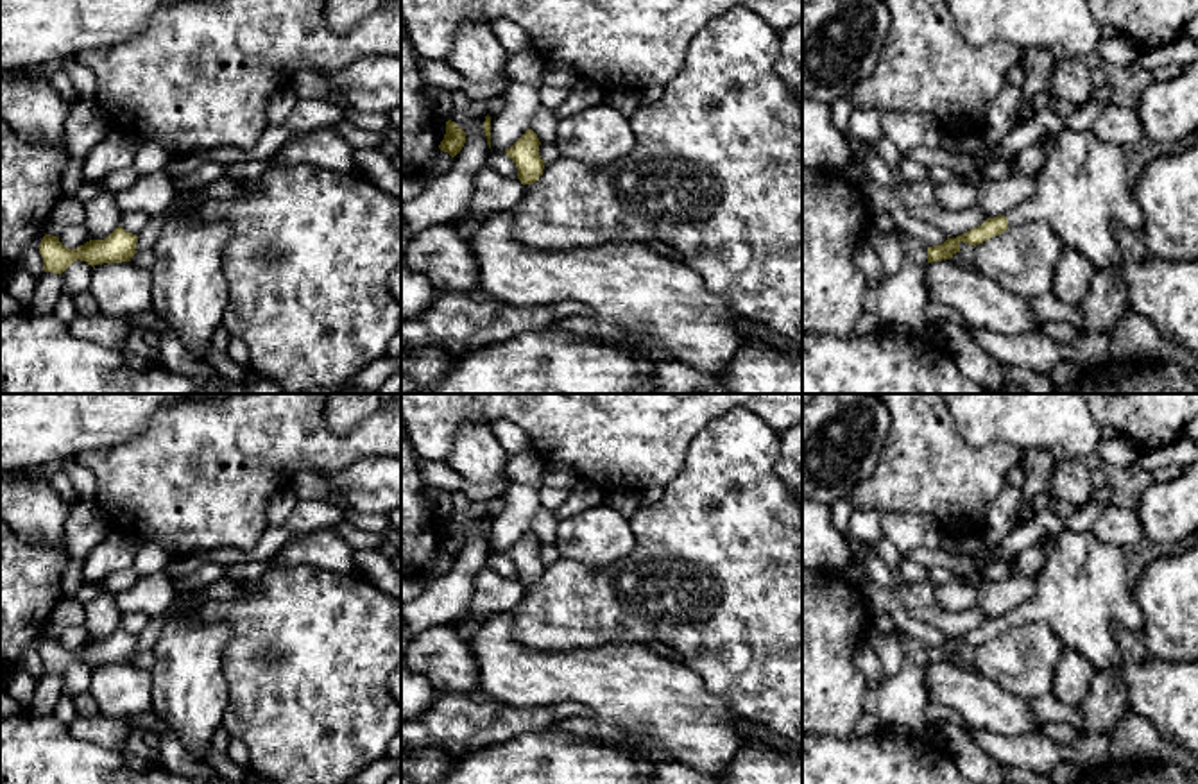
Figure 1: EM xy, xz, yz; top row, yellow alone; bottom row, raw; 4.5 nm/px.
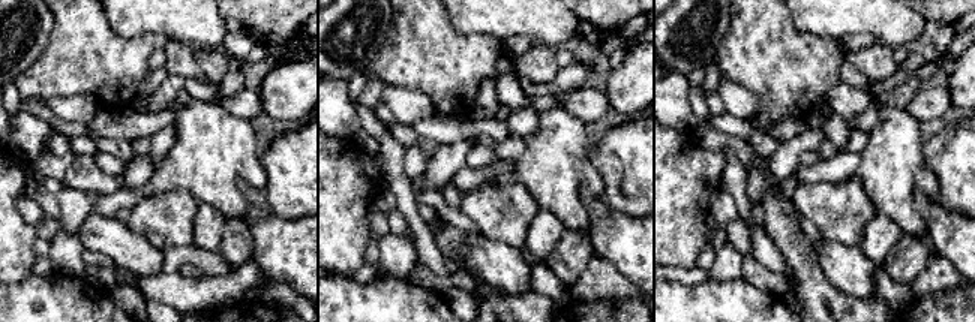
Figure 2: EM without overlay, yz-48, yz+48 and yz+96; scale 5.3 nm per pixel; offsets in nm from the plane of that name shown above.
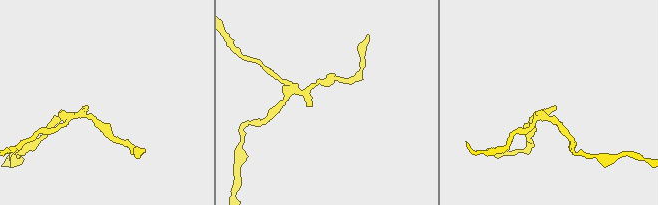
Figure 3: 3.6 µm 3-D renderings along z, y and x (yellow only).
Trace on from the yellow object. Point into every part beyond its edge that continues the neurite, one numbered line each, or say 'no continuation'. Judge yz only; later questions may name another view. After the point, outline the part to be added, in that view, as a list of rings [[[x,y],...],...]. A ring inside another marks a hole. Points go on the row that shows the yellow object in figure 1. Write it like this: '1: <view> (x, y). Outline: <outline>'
1: yz (1082, 187). Outline: [[[1064,129],[1040,141],[1046,161],[1035,193],[1006,211],[1008,227],[1042,222],[1096,270],[1119,270],[1123,260],[1112,224],[1117,220],[1132,231],[1144,224],[1123,149],[1092,129]]]

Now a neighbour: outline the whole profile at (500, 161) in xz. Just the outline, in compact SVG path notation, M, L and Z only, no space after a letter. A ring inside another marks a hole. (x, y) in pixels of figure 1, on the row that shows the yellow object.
M494 152L485 159L485 166L498 170L505 177L518 177L516 163L505 152Z

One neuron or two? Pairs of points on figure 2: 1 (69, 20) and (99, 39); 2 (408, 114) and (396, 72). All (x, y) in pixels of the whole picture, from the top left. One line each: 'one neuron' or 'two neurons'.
1: one neuron
2: two neurons

